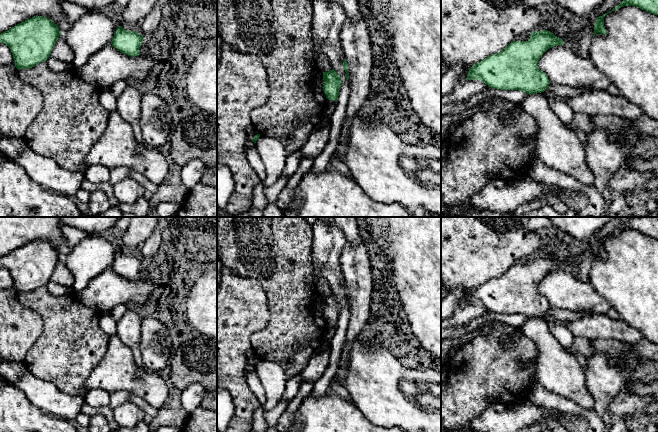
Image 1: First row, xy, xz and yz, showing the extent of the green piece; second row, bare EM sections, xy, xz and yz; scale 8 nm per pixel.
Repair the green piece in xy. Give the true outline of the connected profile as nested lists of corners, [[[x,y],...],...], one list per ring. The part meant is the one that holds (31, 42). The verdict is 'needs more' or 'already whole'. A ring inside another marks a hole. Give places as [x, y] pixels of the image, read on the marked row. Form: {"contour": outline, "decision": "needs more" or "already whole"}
{"contour": [[[34,16],[0,34],[0,43],[6,44],[13,55],[15,67],[29,69],[46,62],[60,36],[58,25],[44,16]]], "decision": "already whole"}

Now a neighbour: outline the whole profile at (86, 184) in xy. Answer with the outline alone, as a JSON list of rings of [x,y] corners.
[[[84,178],[82,180],[81,188],[88,191],[89,193],[92,193],[99,189],[103,190],[109,197],[112,206],[117,206],[119,203],[117,199],[115,198],[113,185],[111,185],[109,182],[95,184]]]

